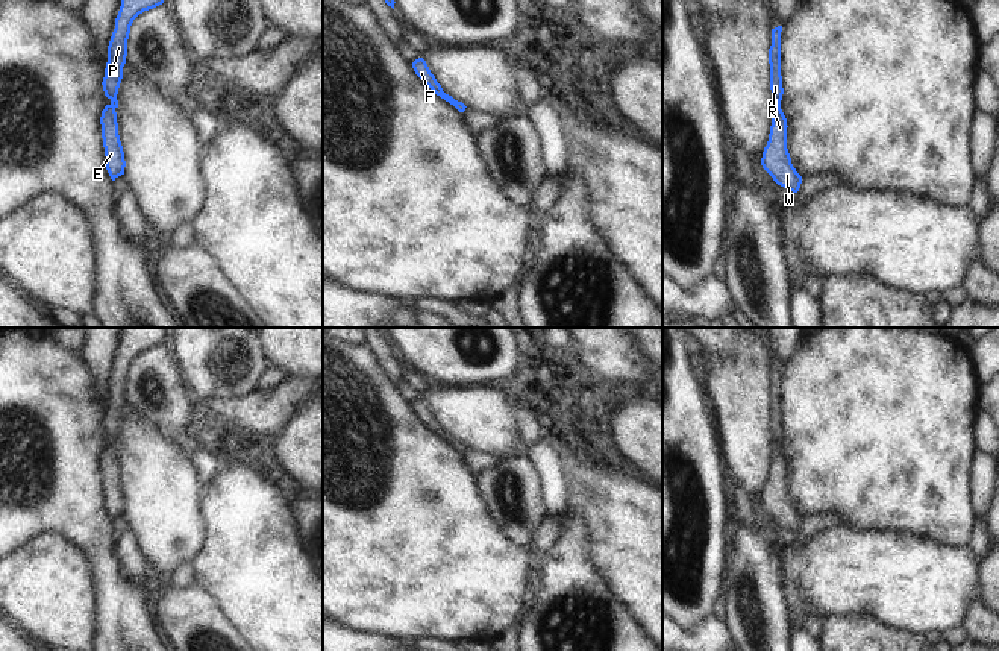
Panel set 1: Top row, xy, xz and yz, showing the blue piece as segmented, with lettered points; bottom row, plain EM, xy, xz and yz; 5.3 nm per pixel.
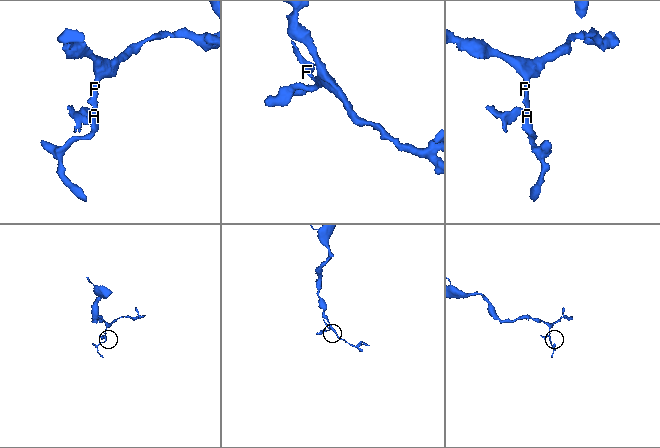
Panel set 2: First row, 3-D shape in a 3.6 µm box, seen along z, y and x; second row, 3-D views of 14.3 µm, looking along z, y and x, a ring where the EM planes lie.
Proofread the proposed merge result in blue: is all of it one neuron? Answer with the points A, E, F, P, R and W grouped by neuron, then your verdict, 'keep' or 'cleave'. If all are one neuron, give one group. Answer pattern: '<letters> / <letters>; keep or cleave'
A E F P R W; keep

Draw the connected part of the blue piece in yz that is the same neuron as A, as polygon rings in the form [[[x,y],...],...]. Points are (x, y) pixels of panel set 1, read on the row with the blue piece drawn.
[[[782,26],[772,29],[772,46],[769,49],[770,64],[770,90],[772,90],[772,126],[767,146],[764,147],[761,165],[773,178],[773,181],[797,193],[802,184],[802,176],[791,164],[791,158],[787,149],[787,118],[781,109],[781,100],[784,94],[782,76],[781,76],[781,32]]]

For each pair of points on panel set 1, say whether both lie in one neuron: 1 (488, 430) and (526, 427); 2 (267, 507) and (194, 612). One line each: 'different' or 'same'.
1: different
2: different

